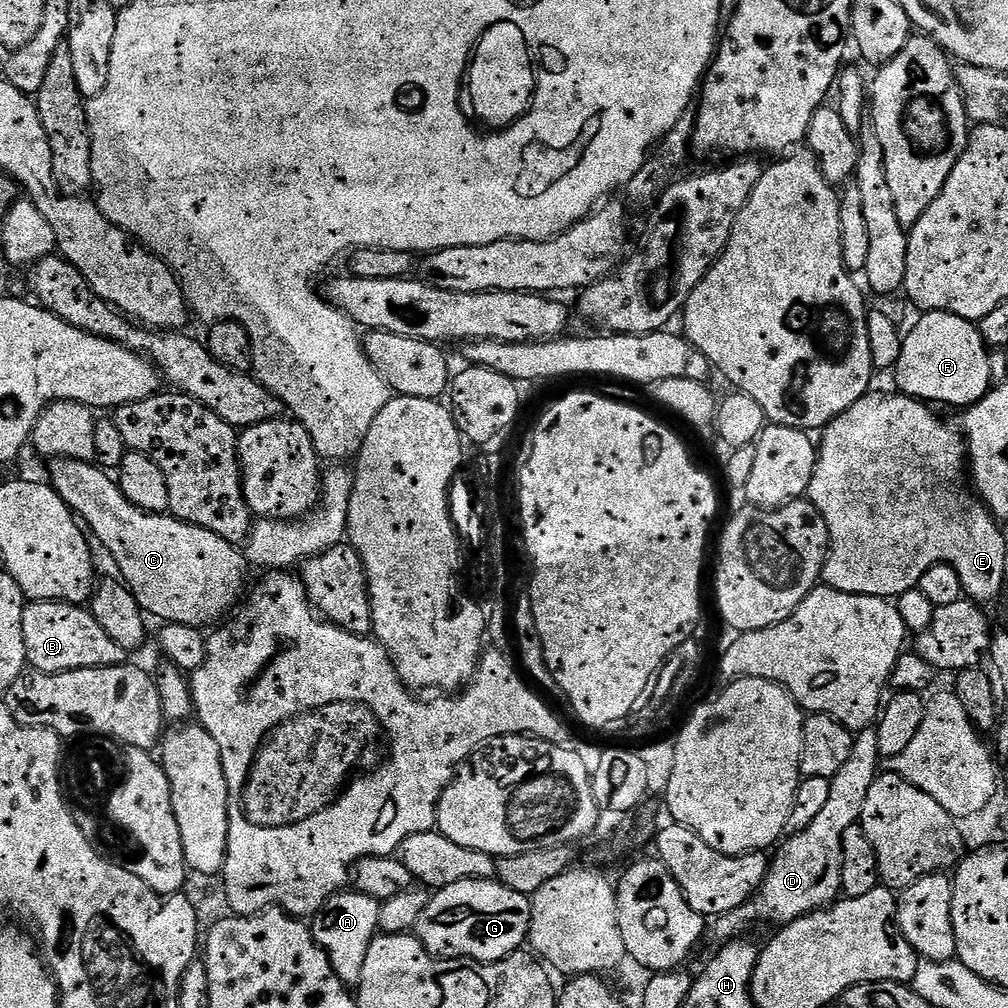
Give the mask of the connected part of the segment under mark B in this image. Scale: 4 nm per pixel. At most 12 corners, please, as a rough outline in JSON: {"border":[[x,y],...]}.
{"border":[[32,602],[22,634],[38,672],[125,663],[75,604]]}

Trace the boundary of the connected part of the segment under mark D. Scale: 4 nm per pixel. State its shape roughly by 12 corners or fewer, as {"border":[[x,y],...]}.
{"border":[[875,727],[853,739],[830,802],[789,835],[759,892],[715,917],[720,942],[836,903],[842,834],[881,771]]}

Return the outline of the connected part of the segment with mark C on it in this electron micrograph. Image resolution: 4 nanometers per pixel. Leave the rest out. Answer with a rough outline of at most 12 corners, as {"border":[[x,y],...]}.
{"border":[[95,463],[52,487],[141,613],[203,629],[237,607],[245,553],[134,507]]}

